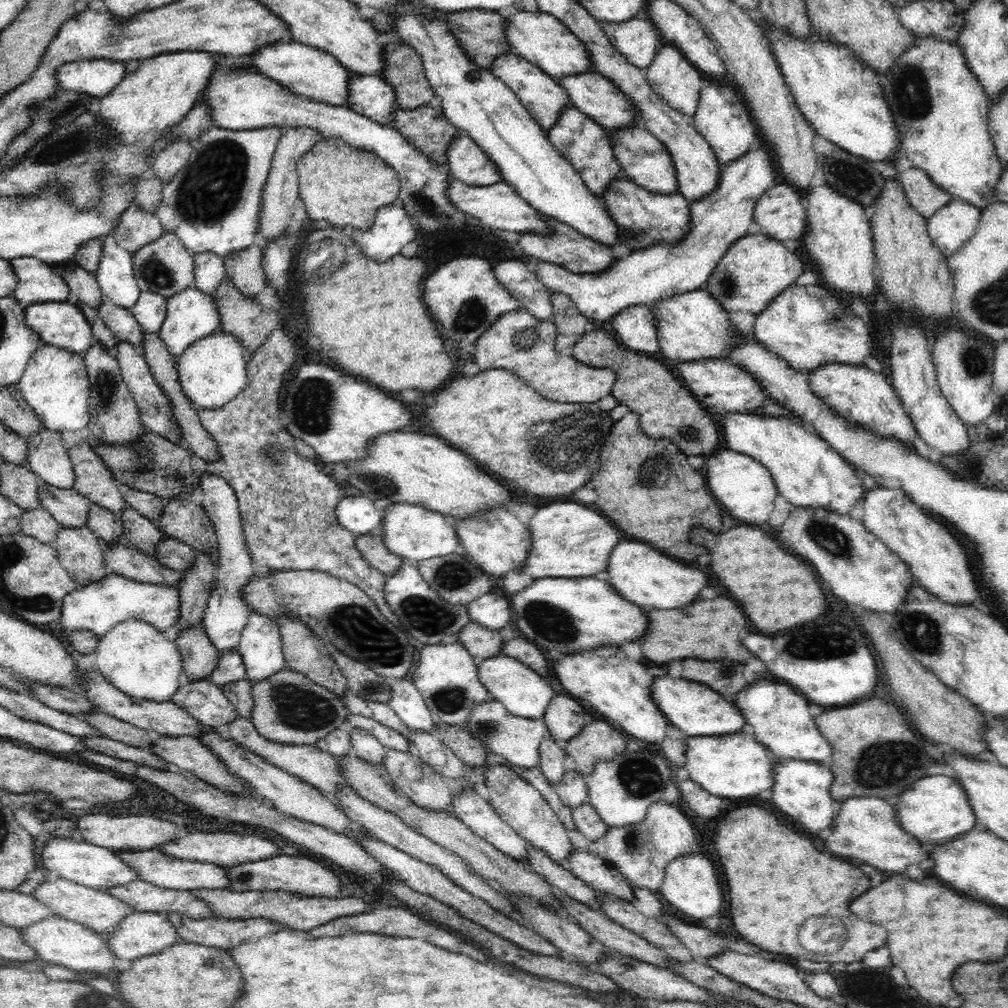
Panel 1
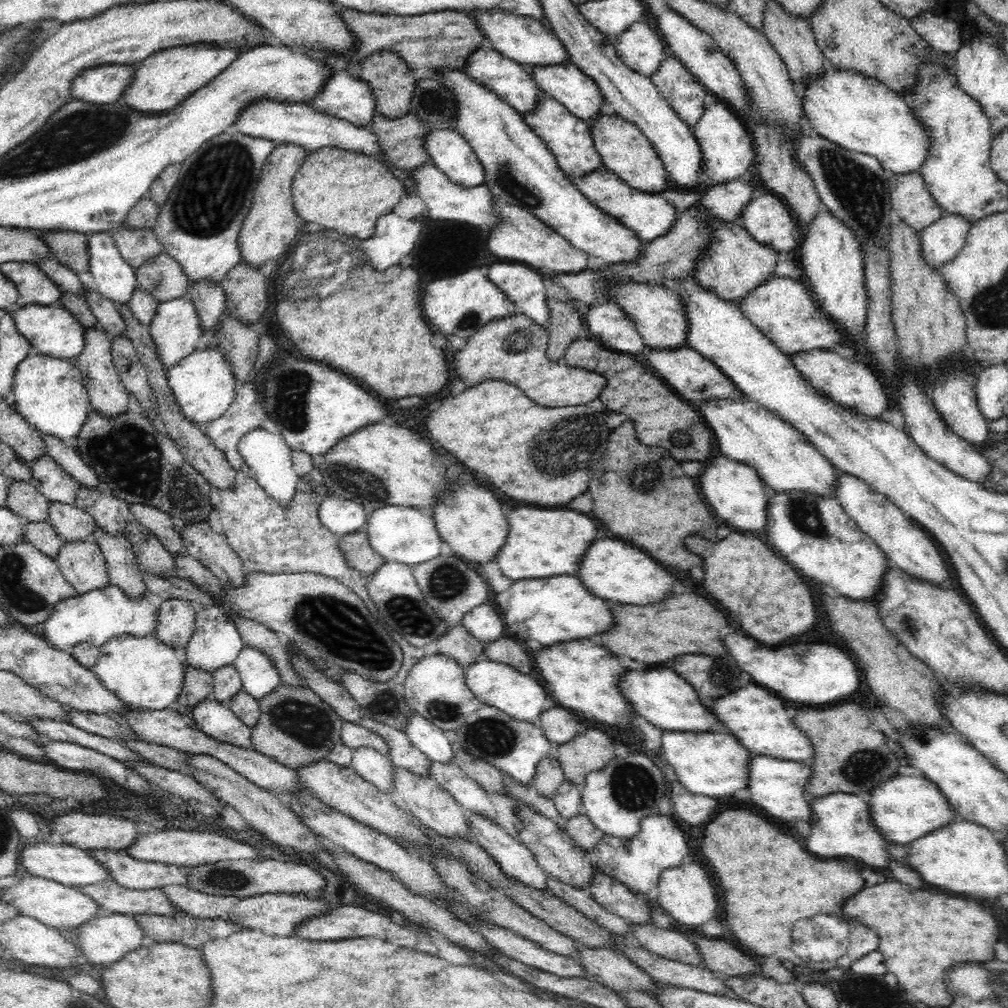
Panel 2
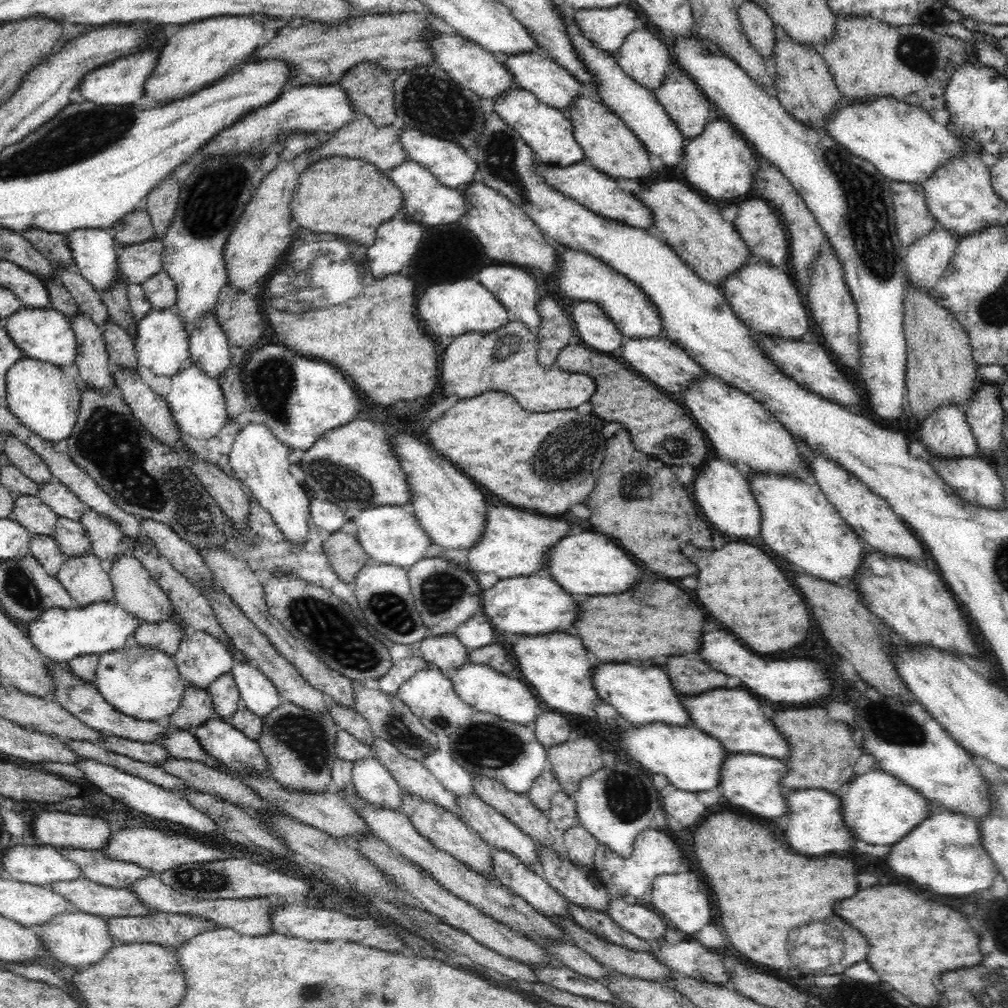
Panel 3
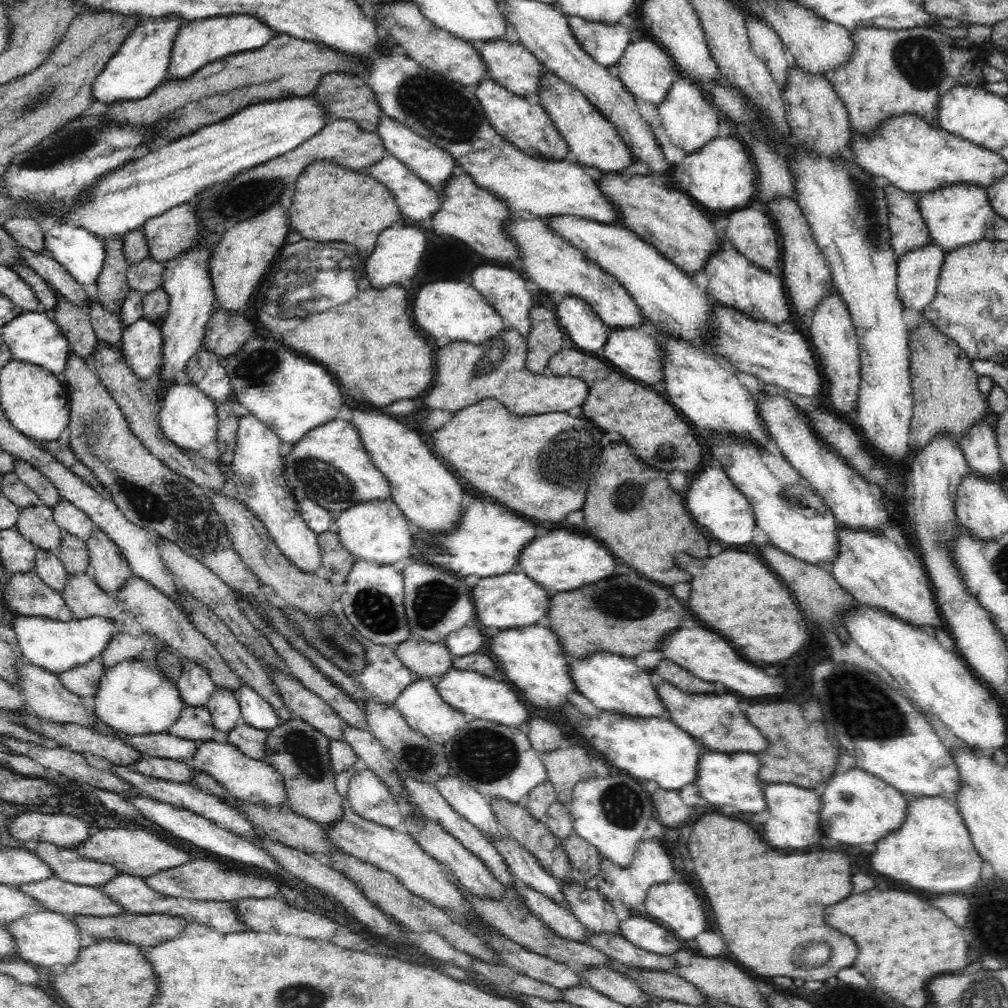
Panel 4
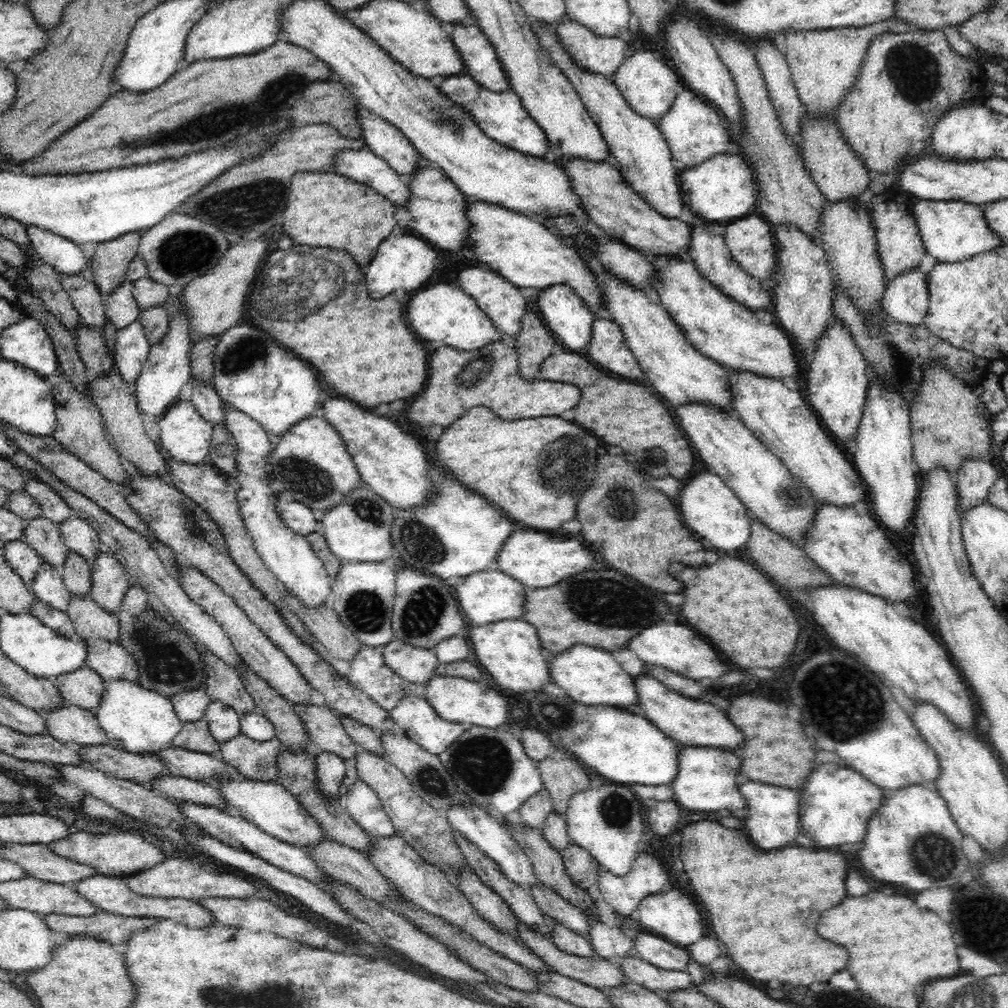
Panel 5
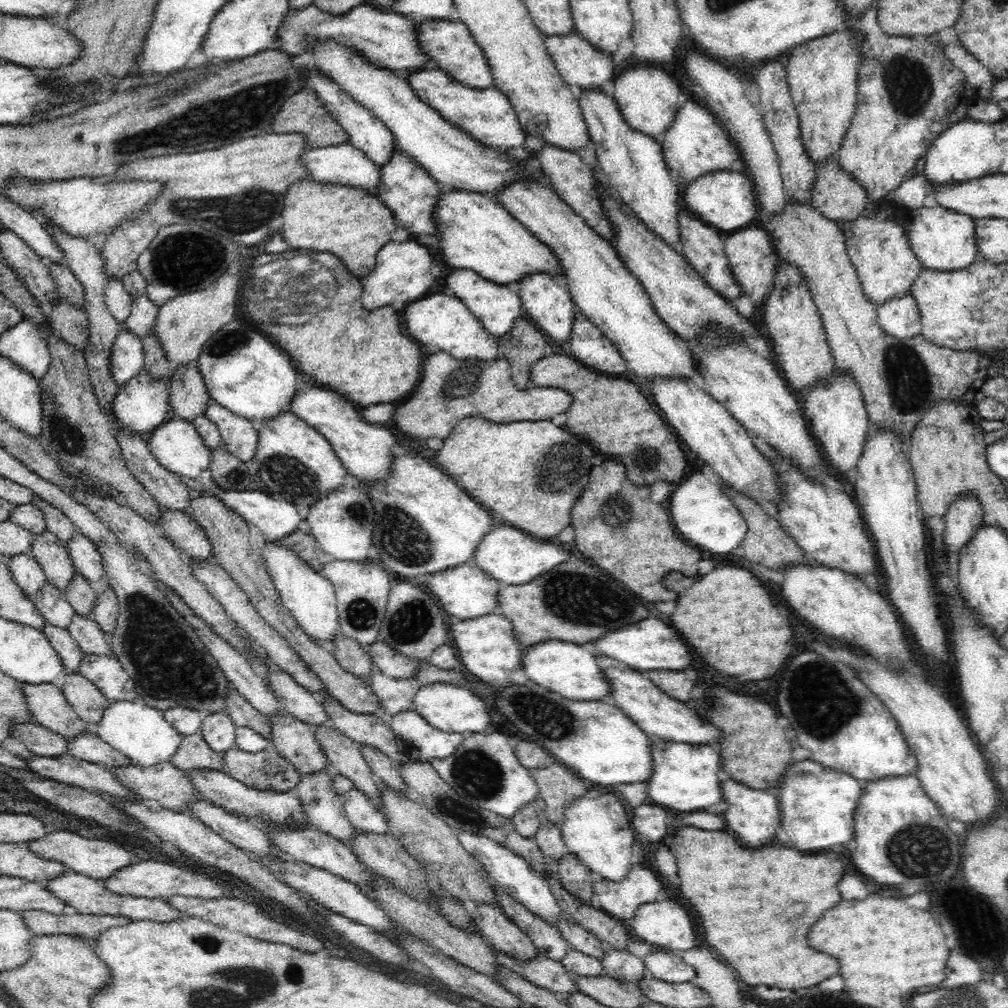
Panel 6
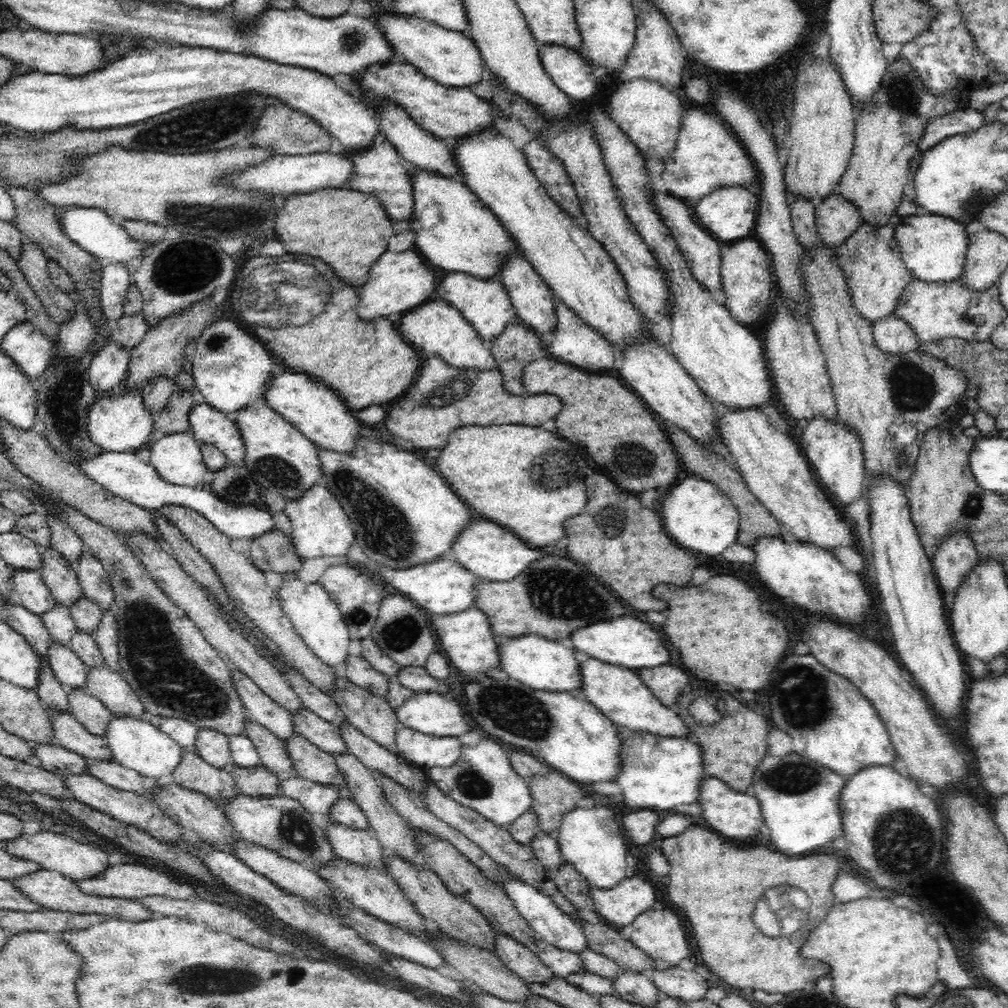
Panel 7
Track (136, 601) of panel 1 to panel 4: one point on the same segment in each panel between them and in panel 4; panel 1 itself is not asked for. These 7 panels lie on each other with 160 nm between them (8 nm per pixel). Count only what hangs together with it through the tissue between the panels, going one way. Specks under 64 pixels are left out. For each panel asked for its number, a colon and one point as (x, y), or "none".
2: (95, 617)
3: (61, 633)
4: (55, 645)

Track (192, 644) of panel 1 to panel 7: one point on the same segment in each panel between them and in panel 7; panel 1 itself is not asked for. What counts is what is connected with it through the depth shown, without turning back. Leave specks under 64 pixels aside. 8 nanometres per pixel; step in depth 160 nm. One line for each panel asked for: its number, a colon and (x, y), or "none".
2: (198, 686)
3: (196, 708)
4: (194, 723)
5: (196, 736)
6: (193, 752)
7: (193, 773)

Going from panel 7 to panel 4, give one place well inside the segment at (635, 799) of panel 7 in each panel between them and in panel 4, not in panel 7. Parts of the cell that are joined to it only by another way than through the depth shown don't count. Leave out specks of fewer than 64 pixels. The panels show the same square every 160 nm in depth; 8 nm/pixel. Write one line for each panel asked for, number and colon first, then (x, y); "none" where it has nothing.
4: (732, 779)
5: (708, 780)
6: (687, 778)

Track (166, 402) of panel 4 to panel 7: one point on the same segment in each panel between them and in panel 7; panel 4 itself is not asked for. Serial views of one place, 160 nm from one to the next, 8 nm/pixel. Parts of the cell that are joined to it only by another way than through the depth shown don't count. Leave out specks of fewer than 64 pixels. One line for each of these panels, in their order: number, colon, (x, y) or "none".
5: (185, 435)
6: (176, 444)
7: (176, 457)

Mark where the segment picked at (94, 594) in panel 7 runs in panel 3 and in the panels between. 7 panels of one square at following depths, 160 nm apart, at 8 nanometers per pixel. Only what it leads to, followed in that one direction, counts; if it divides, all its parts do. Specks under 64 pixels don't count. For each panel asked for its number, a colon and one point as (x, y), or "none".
3: (58, 497)
4: (69, 518)
5: (78, 535)
6: (86, 558)

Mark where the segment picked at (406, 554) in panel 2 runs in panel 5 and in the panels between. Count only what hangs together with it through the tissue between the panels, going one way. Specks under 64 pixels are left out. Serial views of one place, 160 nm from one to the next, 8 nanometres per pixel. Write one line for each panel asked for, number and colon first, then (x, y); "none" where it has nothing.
3: (390, 535)
4: (376, 531)
5: (358, 529)

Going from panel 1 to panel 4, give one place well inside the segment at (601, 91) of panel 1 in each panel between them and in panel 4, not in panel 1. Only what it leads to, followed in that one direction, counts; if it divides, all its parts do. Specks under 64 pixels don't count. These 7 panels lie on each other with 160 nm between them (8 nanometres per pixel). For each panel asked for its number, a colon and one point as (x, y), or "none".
2: (566, 83)
3: (551, 83)
4: (512, 65)

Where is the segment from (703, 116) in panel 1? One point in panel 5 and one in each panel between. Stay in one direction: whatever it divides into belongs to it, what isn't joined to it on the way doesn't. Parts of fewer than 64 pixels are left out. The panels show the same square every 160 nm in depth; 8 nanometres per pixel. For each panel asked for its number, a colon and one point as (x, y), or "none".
2: (728, 152)
3: (719, 162)
4: (719, 176)
5: (721, 189)

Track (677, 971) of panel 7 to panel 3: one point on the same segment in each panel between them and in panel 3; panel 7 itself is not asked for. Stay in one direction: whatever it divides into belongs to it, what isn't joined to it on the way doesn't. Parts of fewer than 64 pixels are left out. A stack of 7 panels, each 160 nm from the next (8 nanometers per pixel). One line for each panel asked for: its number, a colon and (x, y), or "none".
3: (636, 918)
4: (649, 935)
5: (662, 954)
6: (669, 967)

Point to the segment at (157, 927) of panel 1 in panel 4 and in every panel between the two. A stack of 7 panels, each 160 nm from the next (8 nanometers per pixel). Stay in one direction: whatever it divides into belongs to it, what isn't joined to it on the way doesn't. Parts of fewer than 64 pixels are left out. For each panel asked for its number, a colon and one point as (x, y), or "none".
2: (110, 937)
3: (78, 939)
4: (44, 938)

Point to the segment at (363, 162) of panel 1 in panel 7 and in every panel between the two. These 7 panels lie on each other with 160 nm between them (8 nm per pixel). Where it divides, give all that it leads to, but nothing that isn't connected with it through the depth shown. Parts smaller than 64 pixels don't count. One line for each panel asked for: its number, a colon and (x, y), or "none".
2: (343, 190)
3: (335, 195)
4: (331, 202)
5: (324, 208)
6: (354, 224)
7: (349, 229)

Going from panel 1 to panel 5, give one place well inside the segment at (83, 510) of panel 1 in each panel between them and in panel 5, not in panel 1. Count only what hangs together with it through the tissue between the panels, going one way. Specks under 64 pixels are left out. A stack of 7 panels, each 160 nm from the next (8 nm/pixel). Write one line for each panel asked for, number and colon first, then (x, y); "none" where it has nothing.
2: (72, 523)
3: (71, 537)
4: (73, 552)
5: (77, 578)

